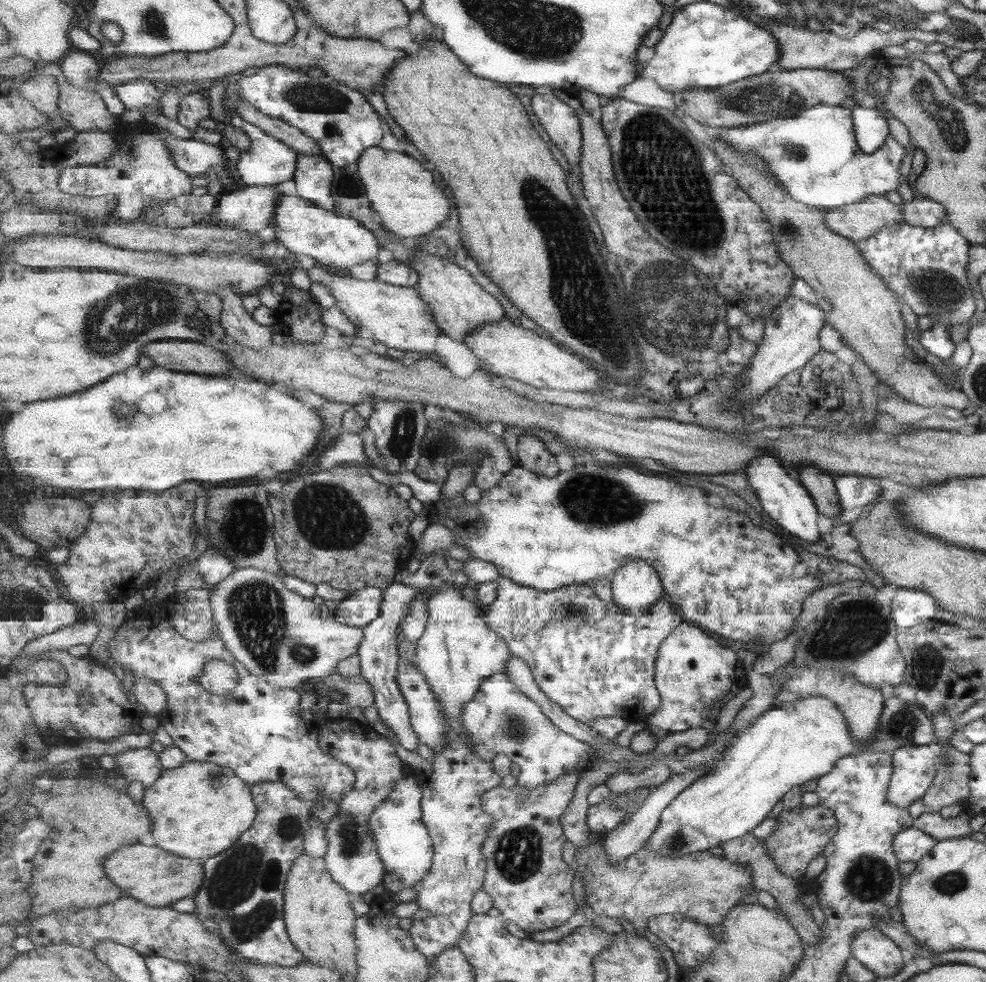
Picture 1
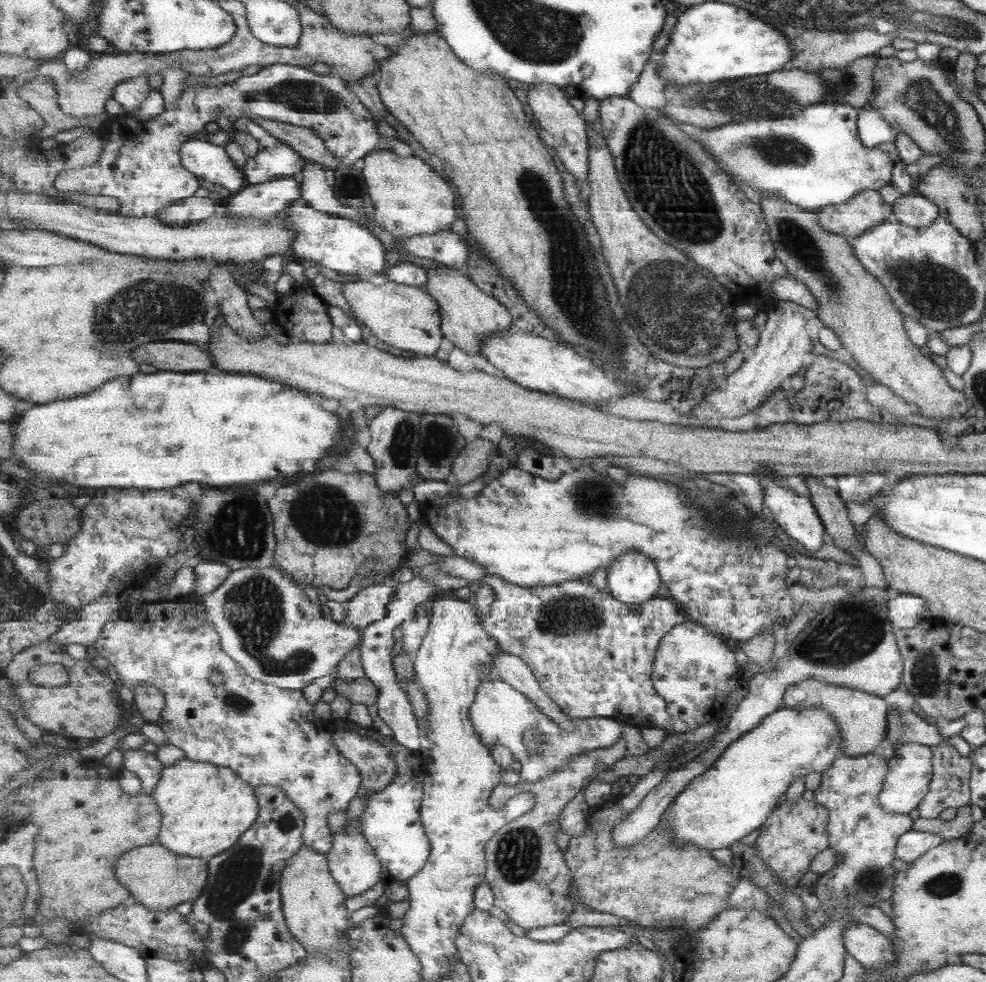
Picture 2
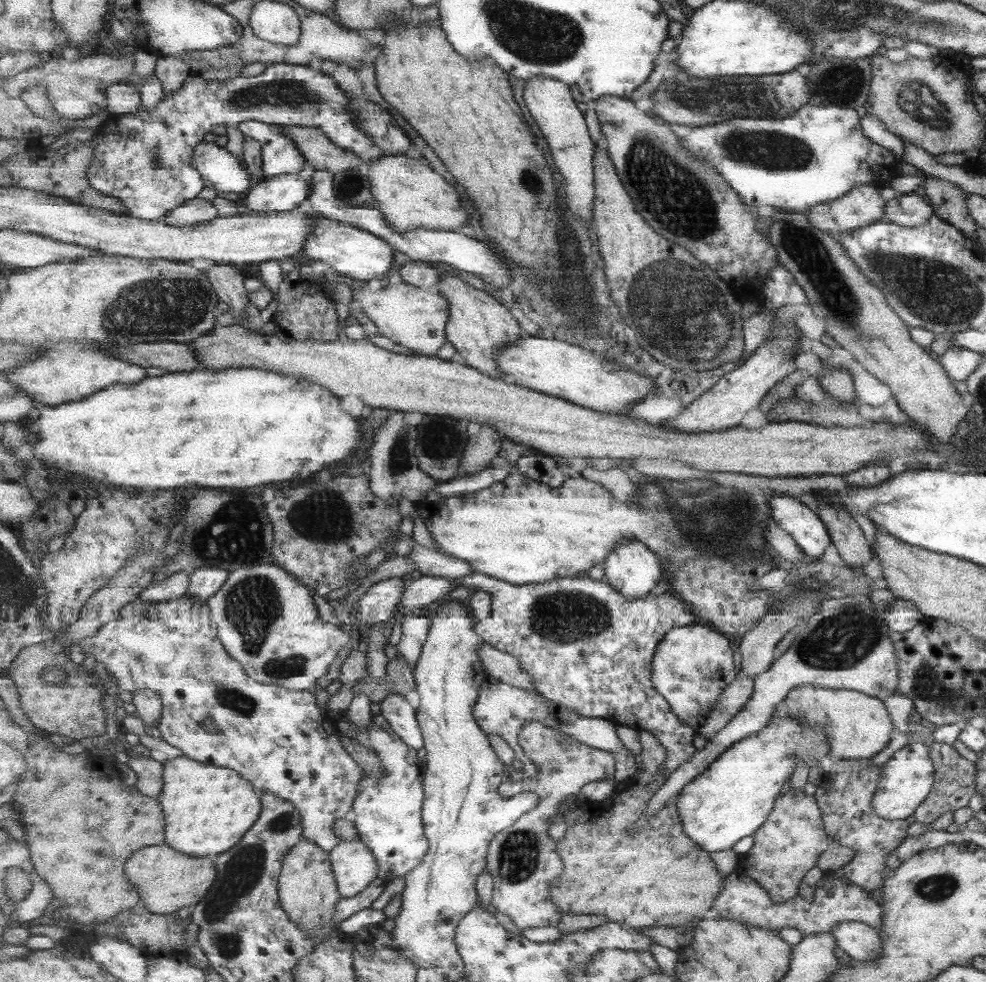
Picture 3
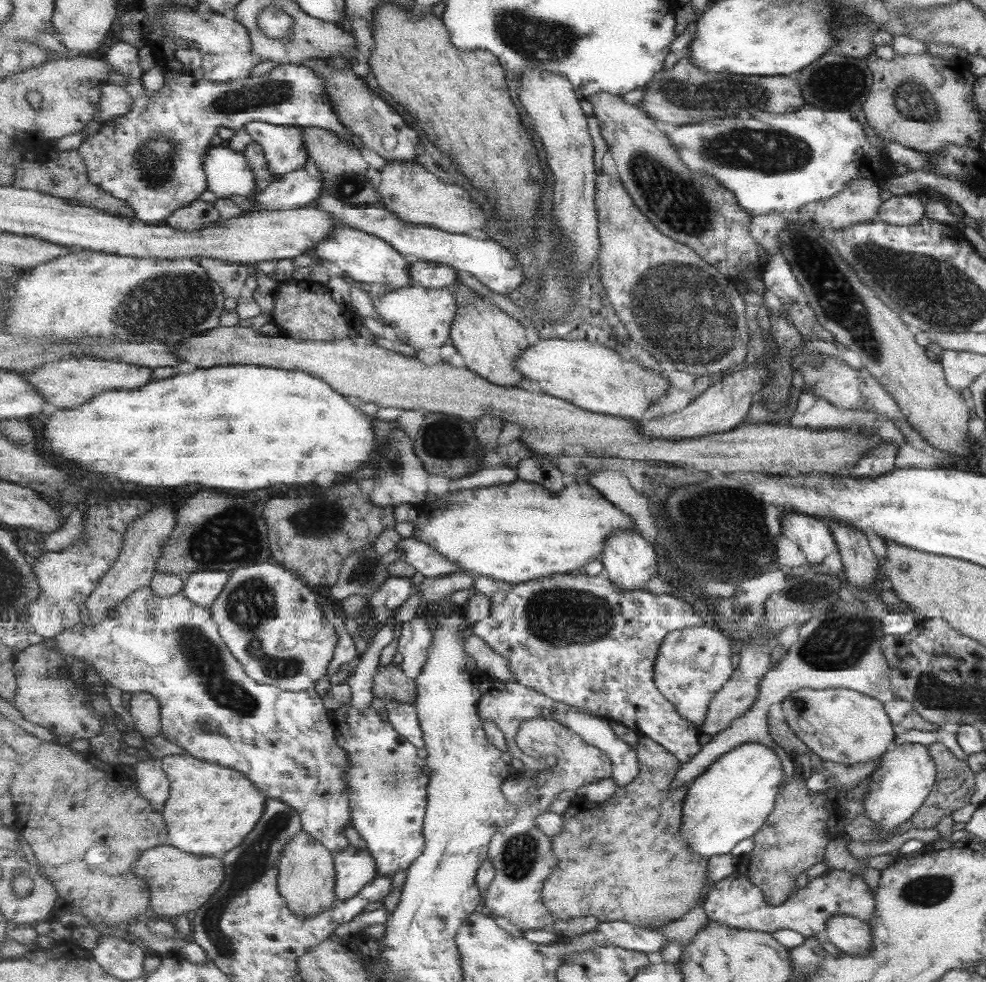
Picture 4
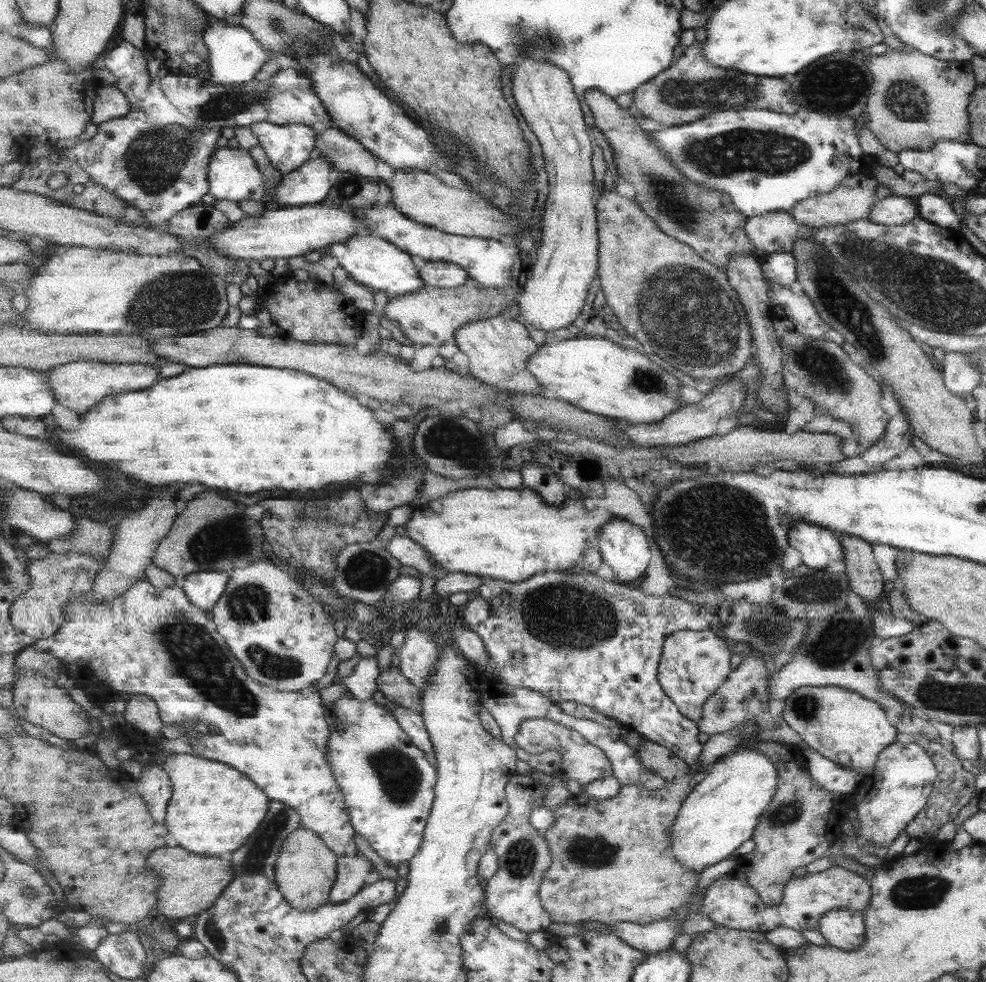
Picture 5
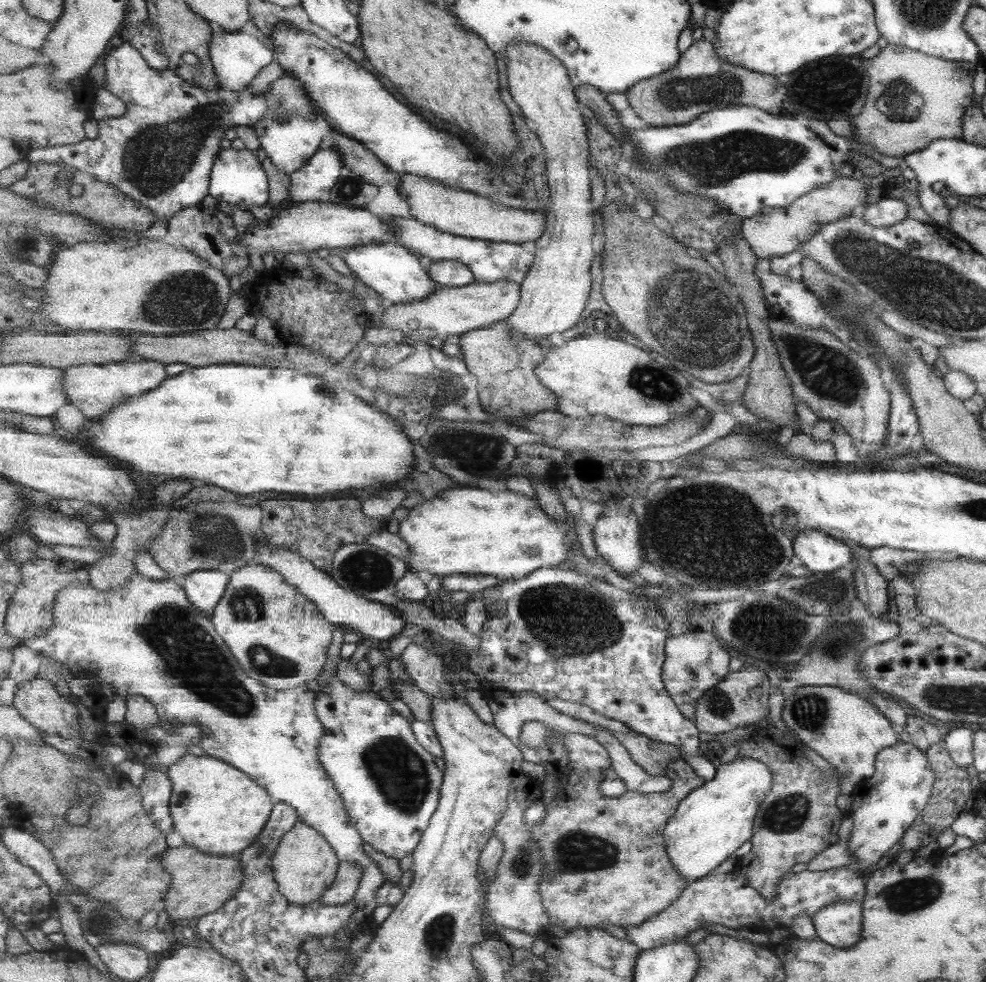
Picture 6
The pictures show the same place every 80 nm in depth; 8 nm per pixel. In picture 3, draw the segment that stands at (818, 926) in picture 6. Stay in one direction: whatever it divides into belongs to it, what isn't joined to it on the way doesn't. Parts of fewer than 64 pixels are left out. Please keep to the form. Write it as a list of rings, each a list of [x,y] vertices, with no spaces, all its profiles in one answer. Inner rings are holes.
[[[844,920],[834,926],[831,934],[836,938],[836,946],[859,962],[874,960],[882,954],[882,938],[878,929],[866,923]]]

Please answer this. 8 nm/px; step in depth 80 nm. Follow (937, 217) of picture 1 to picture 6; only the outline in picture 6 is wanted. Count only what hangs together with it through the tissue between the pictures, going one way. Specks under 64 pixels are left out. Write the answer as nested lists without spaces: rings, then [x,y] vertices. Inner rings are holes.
[[[883,196],[875,203],[869,203],[860,211],[863,222],[870,226],[893,226],[907,217],[905,200]]]

